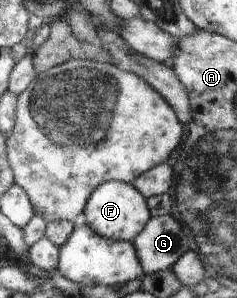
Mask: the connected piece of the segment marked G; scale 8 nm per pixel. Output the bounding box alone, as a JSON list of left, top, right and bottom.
[132,214,190,274]

